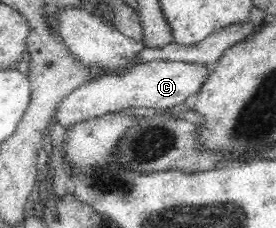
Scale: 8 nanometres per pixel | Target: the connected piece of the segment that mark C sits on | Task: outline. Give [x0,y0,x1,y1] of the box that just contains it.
[56,60,205,127]

